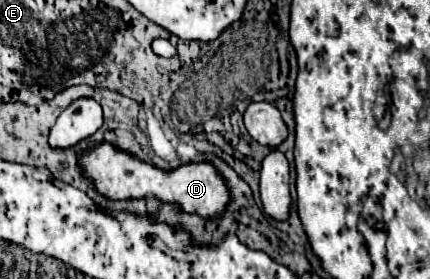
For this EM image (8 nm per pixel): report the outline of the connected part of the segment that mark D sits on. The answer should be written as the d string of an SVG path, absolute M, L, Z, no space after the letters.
M108 142L100 144L96 150L82 154L82 172L90 176L96 184L96 190L108 198L144 198L154 196L164 202L180 204L186 212L198 212L202 216L222 214L228 202L228 188L222 184L214 166L210 164L186 164L172 172L164 172L152 164L144 164L130 154L114 150Z

